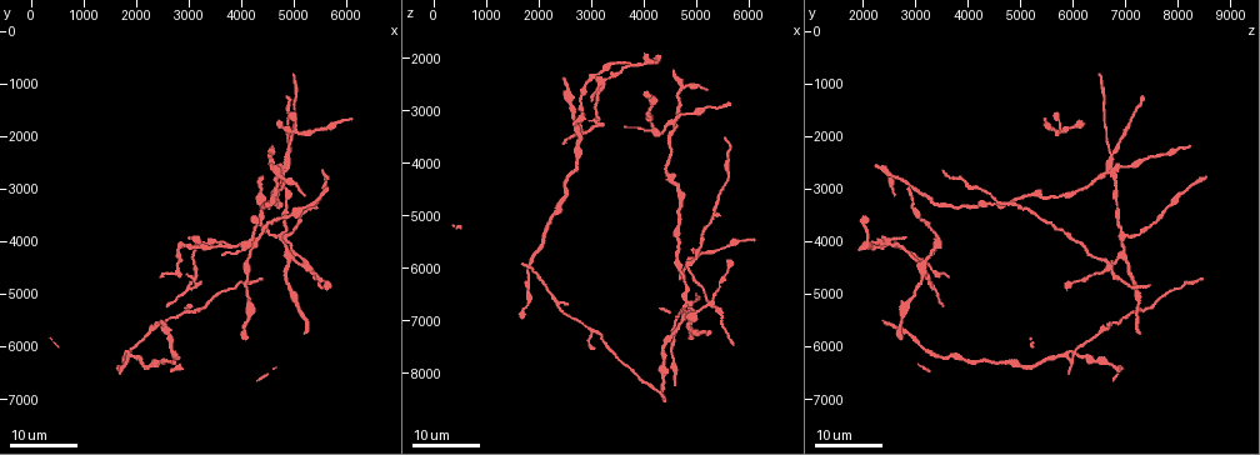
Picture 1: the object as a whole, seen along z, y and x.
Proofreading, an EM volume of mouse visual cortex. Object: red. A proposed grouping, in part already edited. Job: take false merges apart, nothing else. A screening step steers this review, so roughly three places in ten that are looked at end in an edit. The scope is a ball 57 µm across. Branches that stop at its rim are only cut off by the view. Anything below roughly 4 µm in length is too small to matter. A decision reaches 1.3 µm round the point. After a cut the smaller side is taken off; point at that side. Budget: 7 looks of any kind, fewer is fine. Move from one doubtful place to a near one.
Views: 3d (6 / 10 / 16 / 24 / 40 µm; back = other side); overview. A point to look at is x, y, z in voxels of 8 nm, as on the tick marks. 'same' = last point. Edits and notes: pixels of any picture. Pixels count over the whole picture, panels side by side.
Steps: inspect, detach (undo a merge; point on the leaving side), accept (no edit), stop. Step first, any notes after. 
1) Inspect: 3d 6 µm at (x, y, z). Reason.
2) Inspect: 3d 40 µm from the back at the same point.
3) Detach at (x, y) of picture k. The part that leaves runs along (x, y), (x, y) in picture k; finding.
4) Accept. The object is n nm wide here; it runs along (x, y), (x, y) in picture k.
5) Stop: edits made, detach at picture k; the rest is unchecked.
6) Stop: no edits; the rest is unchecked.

Inspect: 3d 24 µm at (2450, 6350, 4650). Calibre changes.

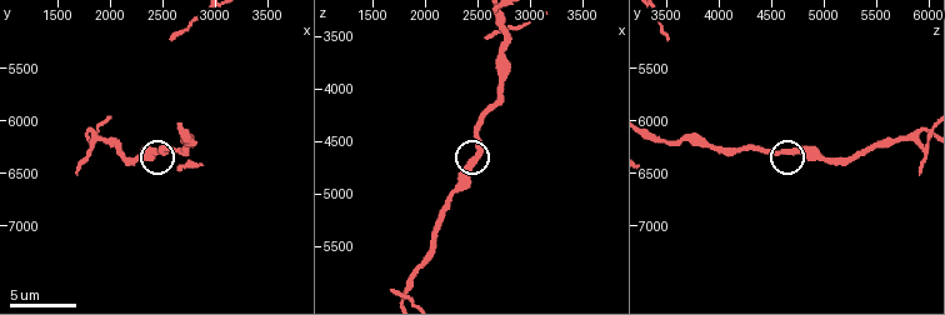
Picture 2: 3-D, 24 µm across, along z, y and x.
Inspect: 3d 10 µm at (2500, 6300, 4680).

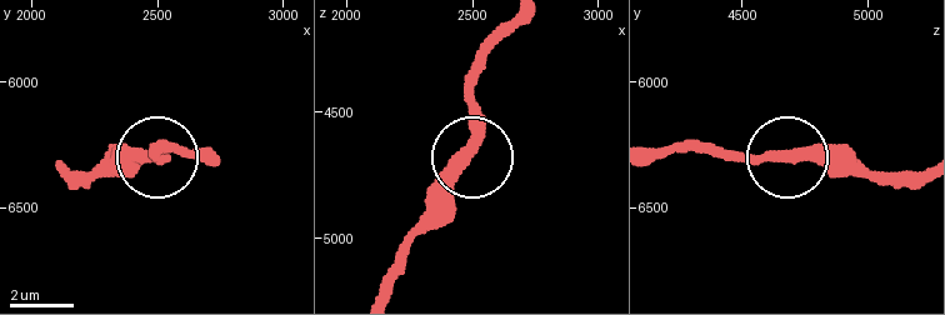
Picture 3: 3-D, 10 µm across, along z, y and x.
Accept. Continuous, no second neuron.

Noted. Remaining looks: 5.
Inspect: 3d 24 µm at (5250, 4450, 6700). Two arms at a narrow angle.

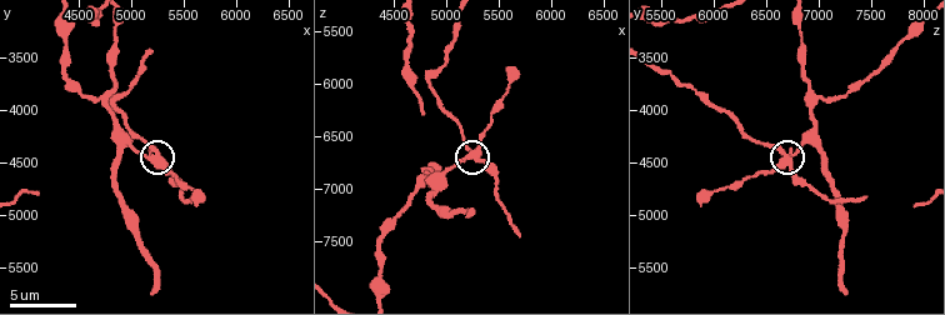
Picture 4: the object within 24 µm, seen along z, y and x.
Inspect: 3d 6 µm at (5240, 4460, 6700).

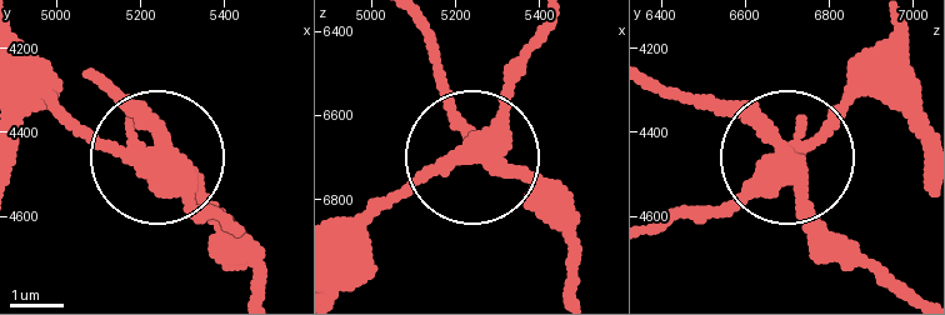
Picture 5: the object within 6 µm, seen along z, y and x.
Inspect: 3d 6 µm from the back at (5270, 4460, 6700). Other side.

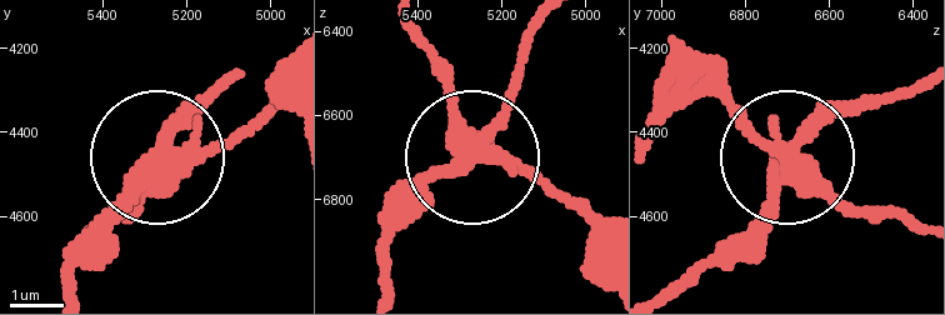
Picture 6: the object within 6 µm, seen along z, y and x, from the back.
Detach at (505, 106) of picture 6. The side arm is 9 µm long; the part that leaves runs along (473, 146), (540, 29) in picture 6; a second neuron is stuck on.

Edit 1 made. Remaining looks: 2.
Stop: edits made, detach at picture 6; the rest is unchecked.

